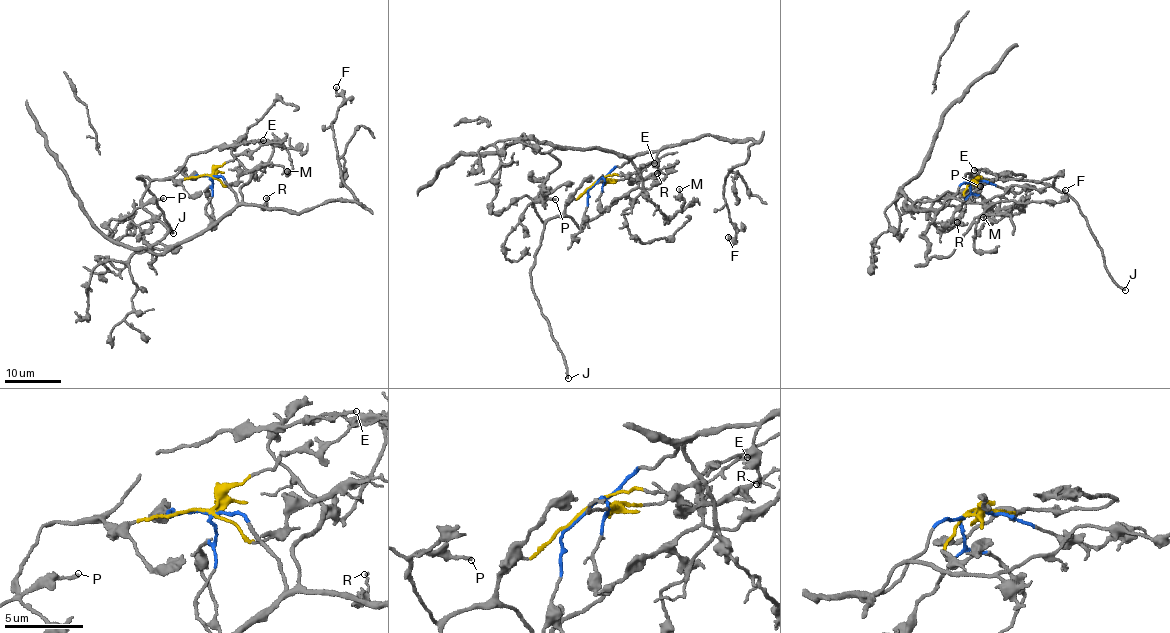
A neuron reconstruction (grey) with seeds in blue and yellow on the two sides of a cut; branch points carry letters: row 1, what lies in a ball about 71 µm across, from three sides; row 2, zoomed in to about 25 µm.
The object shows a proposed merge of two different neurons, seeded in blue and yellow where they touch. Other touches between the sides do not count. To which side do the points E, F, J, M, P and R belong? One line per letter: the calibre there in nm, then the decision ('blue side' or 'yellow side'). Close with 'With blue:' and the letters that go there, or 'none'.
E: 130 nm thick; yellow side
F: 140 nm thick; blue side
J: 200 nm thick; yellow side
M: 140 nm thick; blue side
P: 200 nm thick; yellow side
R: 180 nm thick; blue side
With blue: F, M, R

